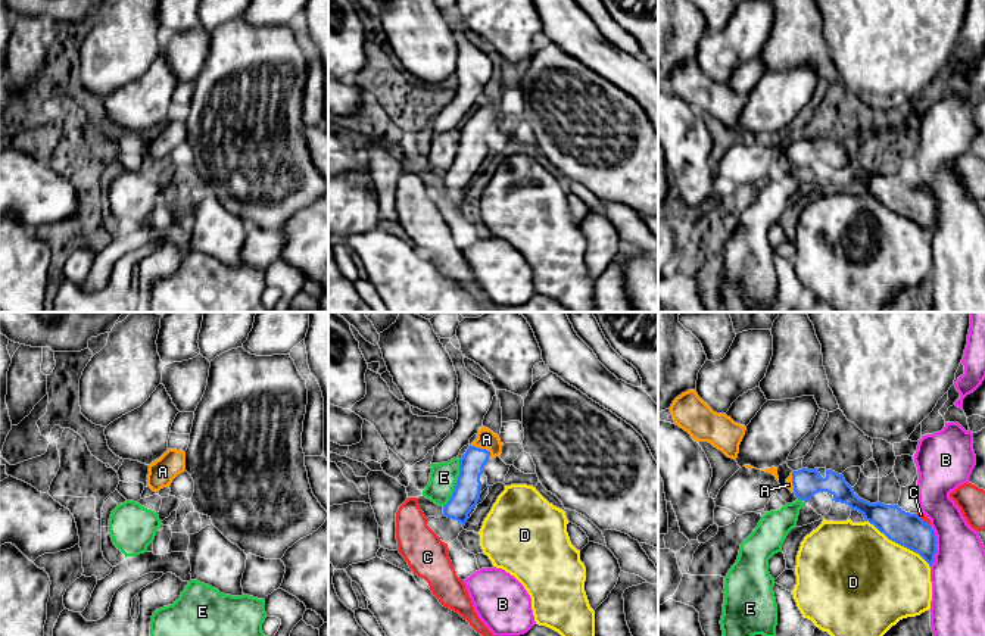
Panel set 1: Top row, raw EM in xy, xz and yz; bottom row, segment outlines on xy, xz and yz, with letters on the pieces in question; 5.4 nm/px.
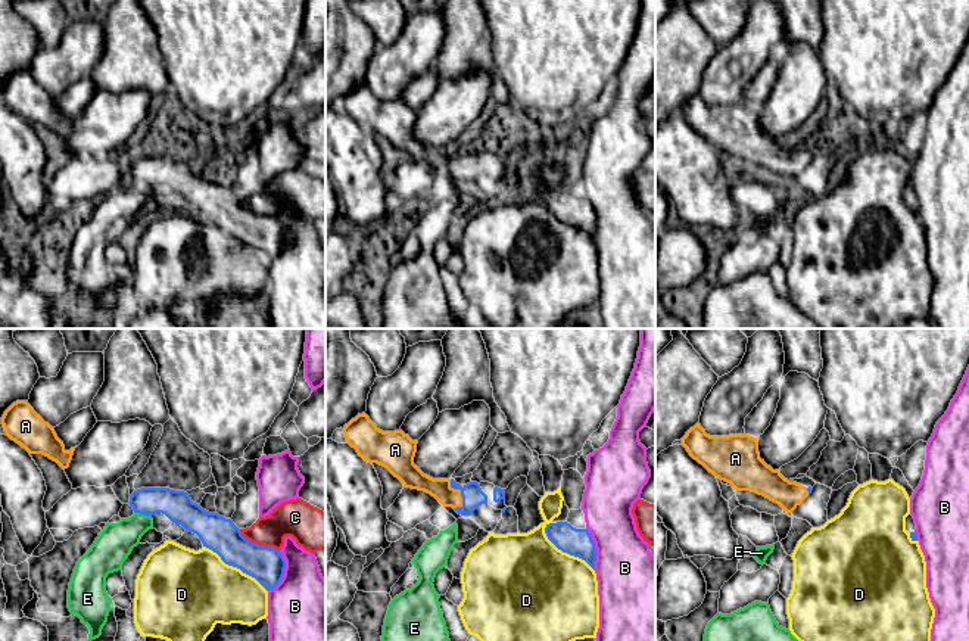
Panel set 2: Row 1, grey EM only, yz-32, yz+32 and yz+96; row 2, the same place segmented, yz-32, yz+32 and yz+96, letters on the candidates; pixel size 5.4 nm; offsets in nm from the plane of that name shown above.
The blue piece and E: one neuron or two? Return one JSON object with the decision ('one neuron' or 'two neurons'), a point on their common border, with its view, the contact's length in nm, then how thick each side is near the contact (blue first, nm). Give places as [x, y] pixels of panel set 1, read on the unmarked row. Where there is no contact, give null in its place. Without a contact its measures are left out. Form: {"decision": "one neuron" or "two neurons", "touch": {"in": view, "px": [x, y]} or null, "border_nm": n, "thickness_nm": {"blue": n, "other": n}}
{"decision": "two neurons", "touch": {"in": "xz", "px": [457, 153]}, "border_nm": 280, "thickness_nm": {"blue": 140, "other": 160}}

